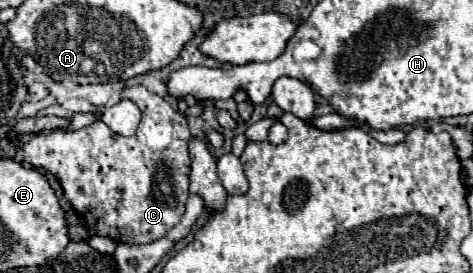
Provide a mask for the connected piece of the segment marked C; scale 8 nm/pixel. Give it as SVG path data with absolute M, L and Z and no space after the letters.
M142 85L124 87L120 91L120 99L130 99L142 109L142 125L132 137L118 137L102 120L94 122L80 131L42 131L32 143L26 143L24 161L36 169L46 169L56 175L64 189L64 197L74 207L74 211L84 219L88 235L110 237L116 243L128 245L146 245L162 239L172 227L176 227L184 215L186 199L188 199L188 139L192 137L188 131L188 123L184 115L180 115L172 105Z

